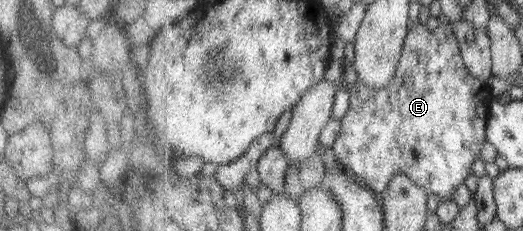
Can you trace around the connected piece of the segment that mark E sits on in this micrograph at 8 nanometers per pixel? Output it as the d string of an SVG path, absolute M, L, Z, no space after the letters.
M421 17L406 36L398 72L390 85L375 89L357 81L349 91L350 109L342 118L333 154L338 164L353 171L353 177L360 183L381 194L396 175L406 175L442 201L449 201L457 186L466 185L475 160L480 159L483 146L488 142L489 104L495 96L491 95L486 81L475 78L467 68L450 20L431 31Z

